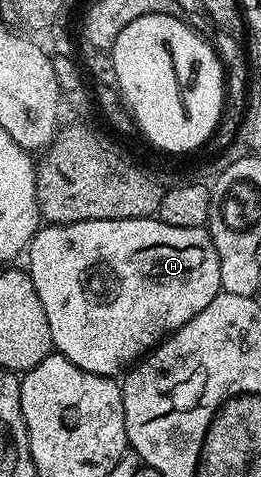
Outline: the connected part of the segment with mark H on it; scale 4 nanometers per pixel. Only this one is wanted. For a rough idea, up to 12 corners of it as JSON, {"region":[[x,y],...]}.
{"region":[[46,224],[54,350],[118,376],[222,290],[203,227]]}

